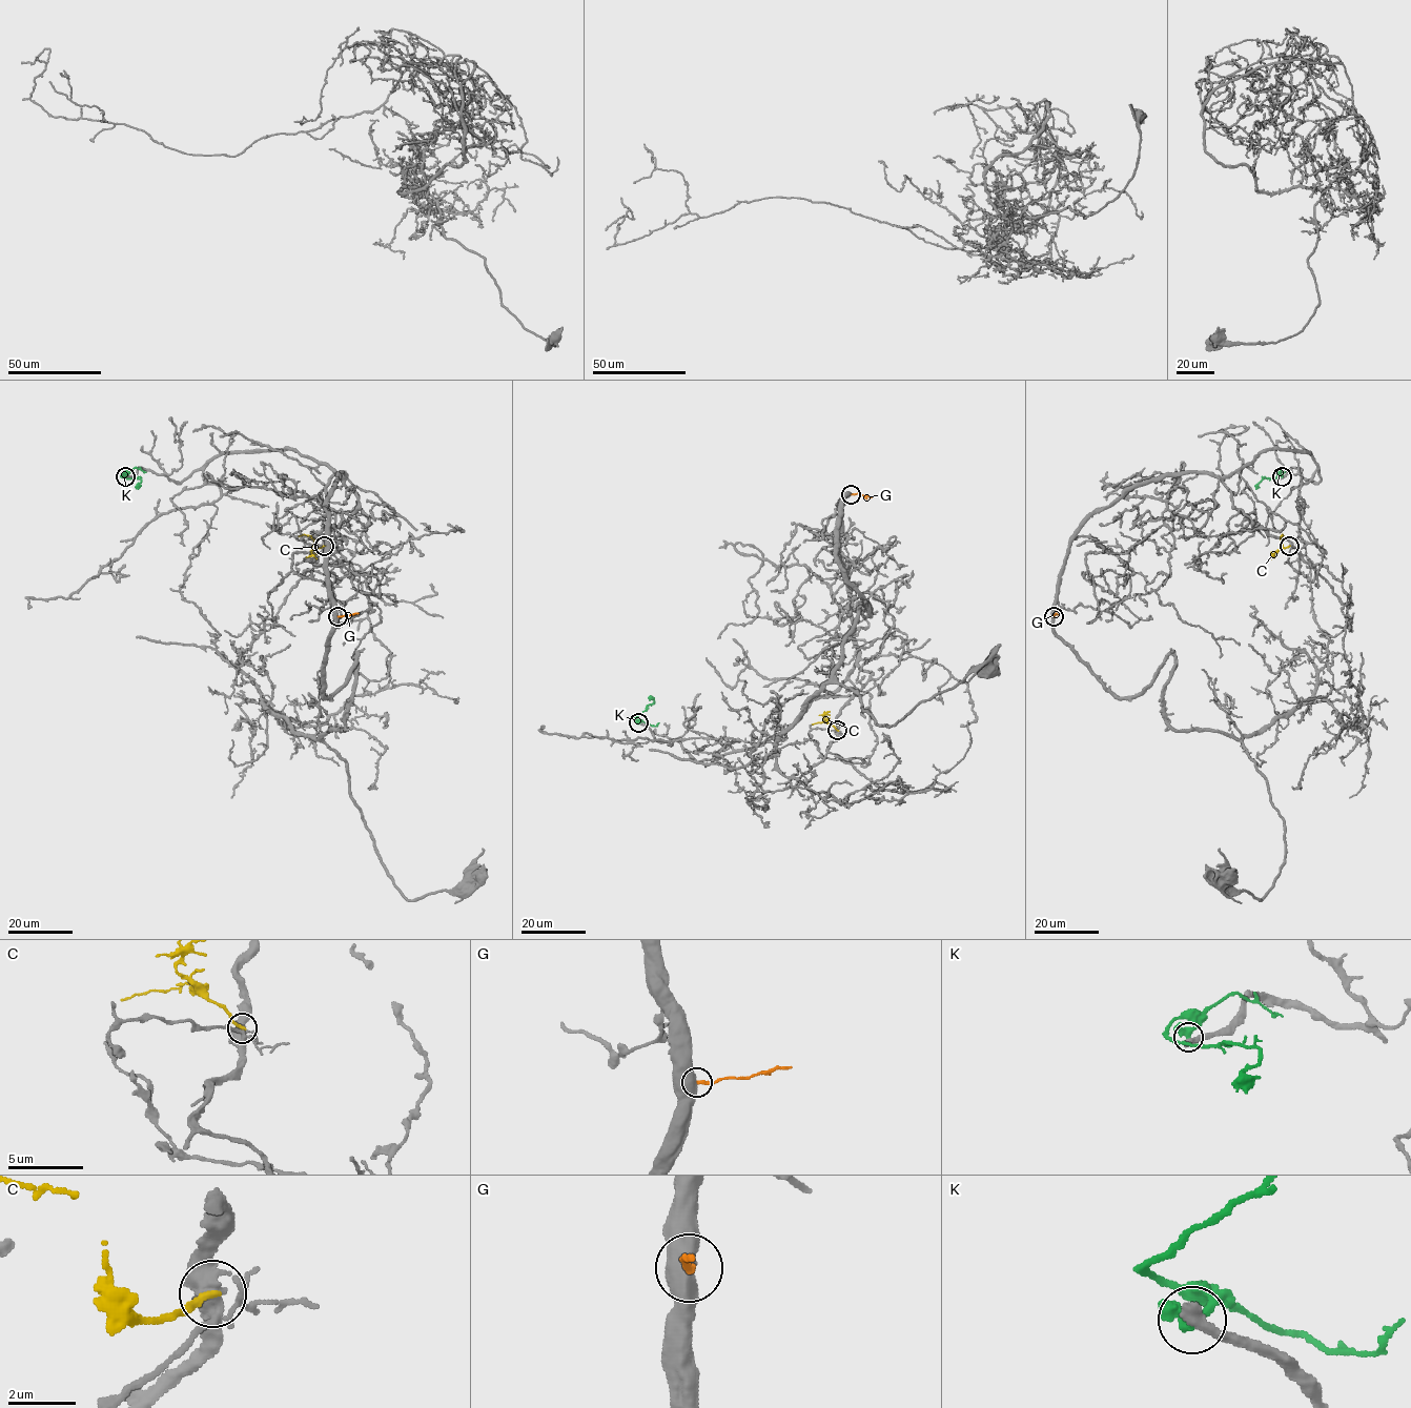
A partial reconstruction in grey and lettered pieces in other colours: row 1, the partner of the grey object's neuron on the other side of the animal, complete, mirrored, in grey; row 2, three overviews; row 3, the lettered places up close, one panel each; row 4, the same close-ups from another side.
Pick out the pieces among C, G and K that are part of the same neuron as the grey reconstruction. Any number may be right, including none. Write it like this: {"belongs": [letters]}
{"belongs": []}

